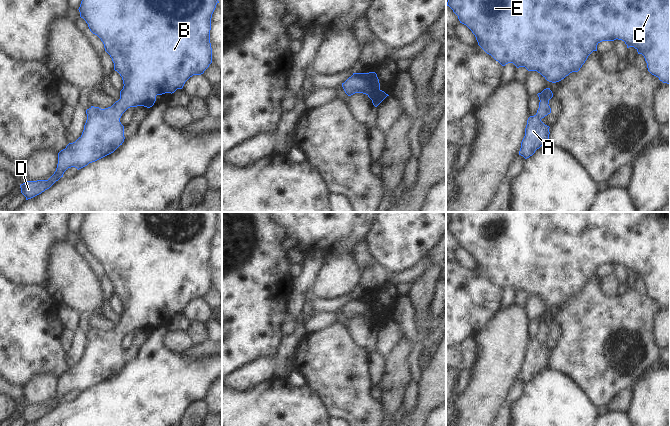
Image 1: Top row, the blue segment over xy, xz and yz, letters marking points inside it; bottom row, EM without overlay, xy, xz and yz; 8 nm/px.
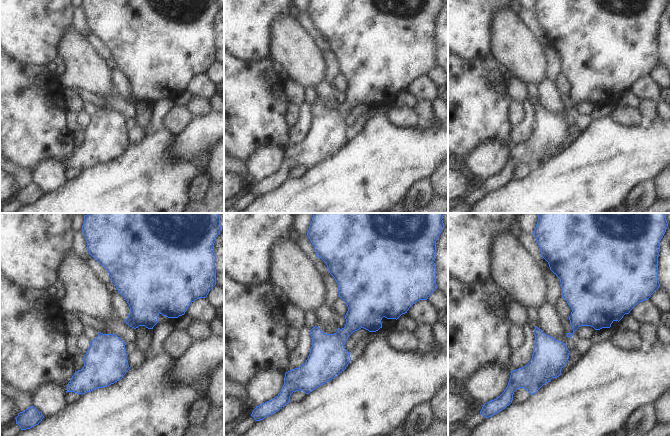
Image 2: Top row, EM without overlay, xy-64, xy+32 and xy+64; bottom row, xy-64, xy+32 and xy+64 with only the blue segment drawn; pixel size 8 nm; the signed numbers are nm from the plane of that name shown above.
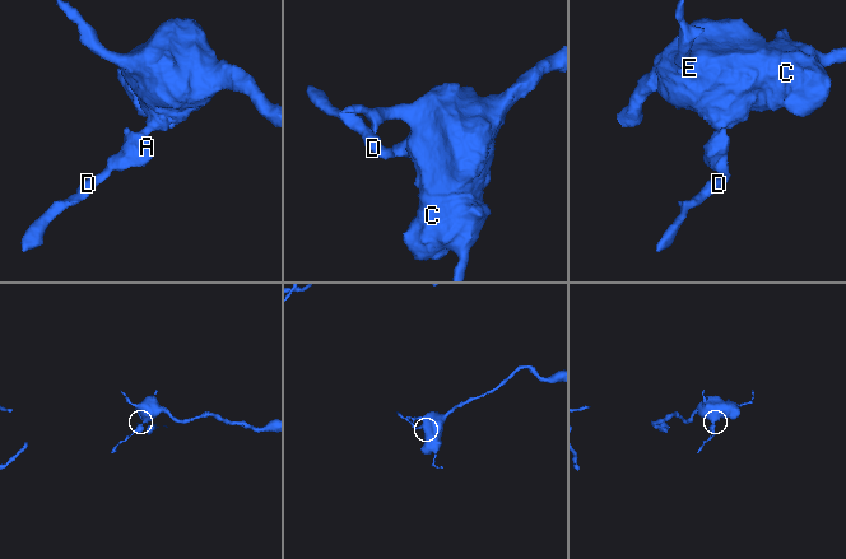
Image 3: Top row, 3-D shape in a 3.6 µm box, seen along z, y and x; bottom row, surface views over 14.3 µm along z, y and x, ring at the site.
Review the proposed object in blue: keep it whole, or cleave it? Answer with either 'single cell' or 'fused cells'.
single cell

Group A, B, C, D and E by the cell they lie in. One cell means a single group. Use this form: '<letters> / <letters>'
A B C D E

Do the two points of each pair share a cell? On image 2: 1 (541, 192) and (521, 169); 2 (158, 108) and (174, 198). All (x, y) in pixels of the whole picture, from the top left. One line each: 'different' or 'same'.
1: different
2: same

